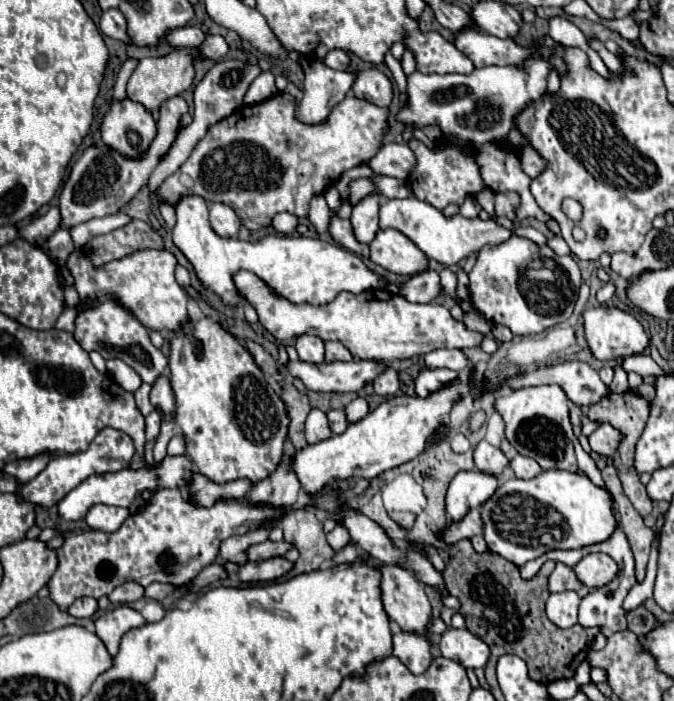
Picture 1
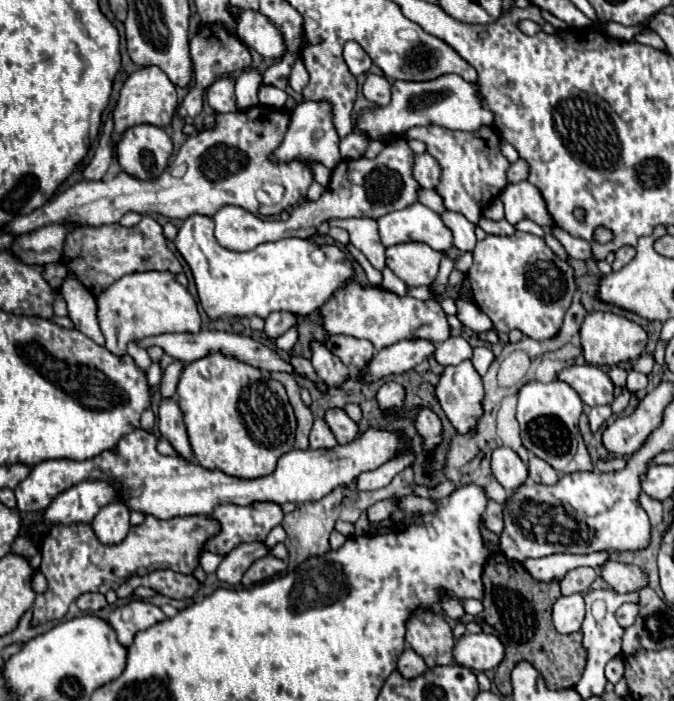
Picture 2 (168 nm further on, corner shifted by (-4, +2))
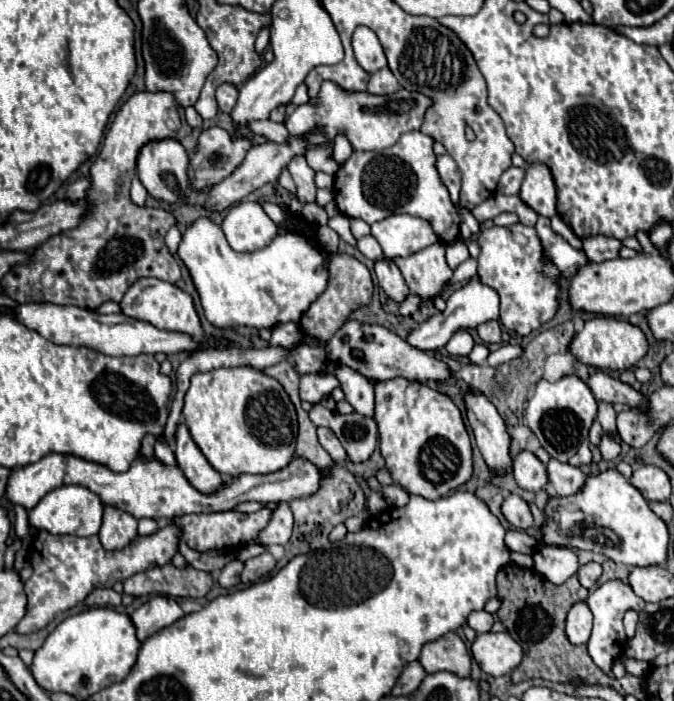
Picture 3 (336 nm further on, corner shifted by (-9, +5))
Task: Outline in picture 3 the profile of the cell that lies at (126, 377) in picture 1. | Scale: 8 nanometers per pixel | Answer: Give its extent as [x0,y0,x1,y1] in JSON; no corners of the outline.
[119,278,203,342]

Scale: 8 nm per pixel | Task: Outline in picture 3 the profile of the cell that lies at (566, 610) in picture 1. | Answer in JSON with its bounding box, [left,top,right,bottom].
[567,602,593,644]

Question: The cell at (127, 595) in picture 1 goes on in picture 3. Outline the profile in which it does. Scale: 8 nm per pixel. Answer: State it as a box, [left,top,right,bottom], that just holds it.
[123,564,213,598]

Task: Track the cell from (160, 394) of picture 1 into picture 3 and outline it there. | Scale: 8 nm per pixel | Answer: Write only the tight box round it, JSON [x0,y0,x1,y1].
[175,422,223,494]

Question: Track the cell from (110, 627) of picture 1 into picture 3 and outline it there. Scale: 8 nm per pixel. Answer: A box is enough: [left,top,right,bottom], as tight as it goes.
[131,596,183,642]

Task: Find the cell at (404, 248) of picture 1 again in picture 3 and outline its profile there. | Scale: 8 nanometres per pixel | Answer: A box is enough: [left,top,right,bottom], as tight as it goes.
[393,242,453,298]

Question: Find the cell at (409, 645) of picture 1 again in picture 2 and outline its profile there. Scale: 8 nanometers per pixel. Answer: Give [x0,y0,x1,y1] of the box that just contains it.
[398,647,428,679]

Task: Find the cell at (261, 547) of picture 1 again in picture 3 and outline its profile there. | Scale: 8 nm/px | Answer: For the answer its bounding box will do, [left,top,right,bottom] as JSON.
[219,558,243,588]

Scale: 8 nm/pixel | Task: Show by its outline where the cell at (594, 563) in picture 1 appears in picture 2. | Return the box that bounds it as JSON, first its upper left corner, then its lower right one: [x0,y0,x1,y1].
[600,561,648,593]

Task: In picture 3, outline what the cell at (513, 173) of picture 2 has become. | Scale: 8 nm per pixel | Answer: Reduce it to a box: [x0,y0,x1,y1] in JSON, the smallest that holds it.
[497,166,525,194]

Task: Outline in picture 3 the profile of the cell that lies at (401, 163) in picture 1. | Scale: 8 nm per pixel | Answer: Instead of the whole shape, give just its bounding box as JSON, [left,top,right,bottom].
[435,154,461,202]

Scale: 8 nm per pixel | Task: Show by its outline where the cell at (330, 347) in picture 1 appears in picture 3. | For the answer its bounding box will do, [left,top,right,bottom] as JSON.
[325,320,451,382]

